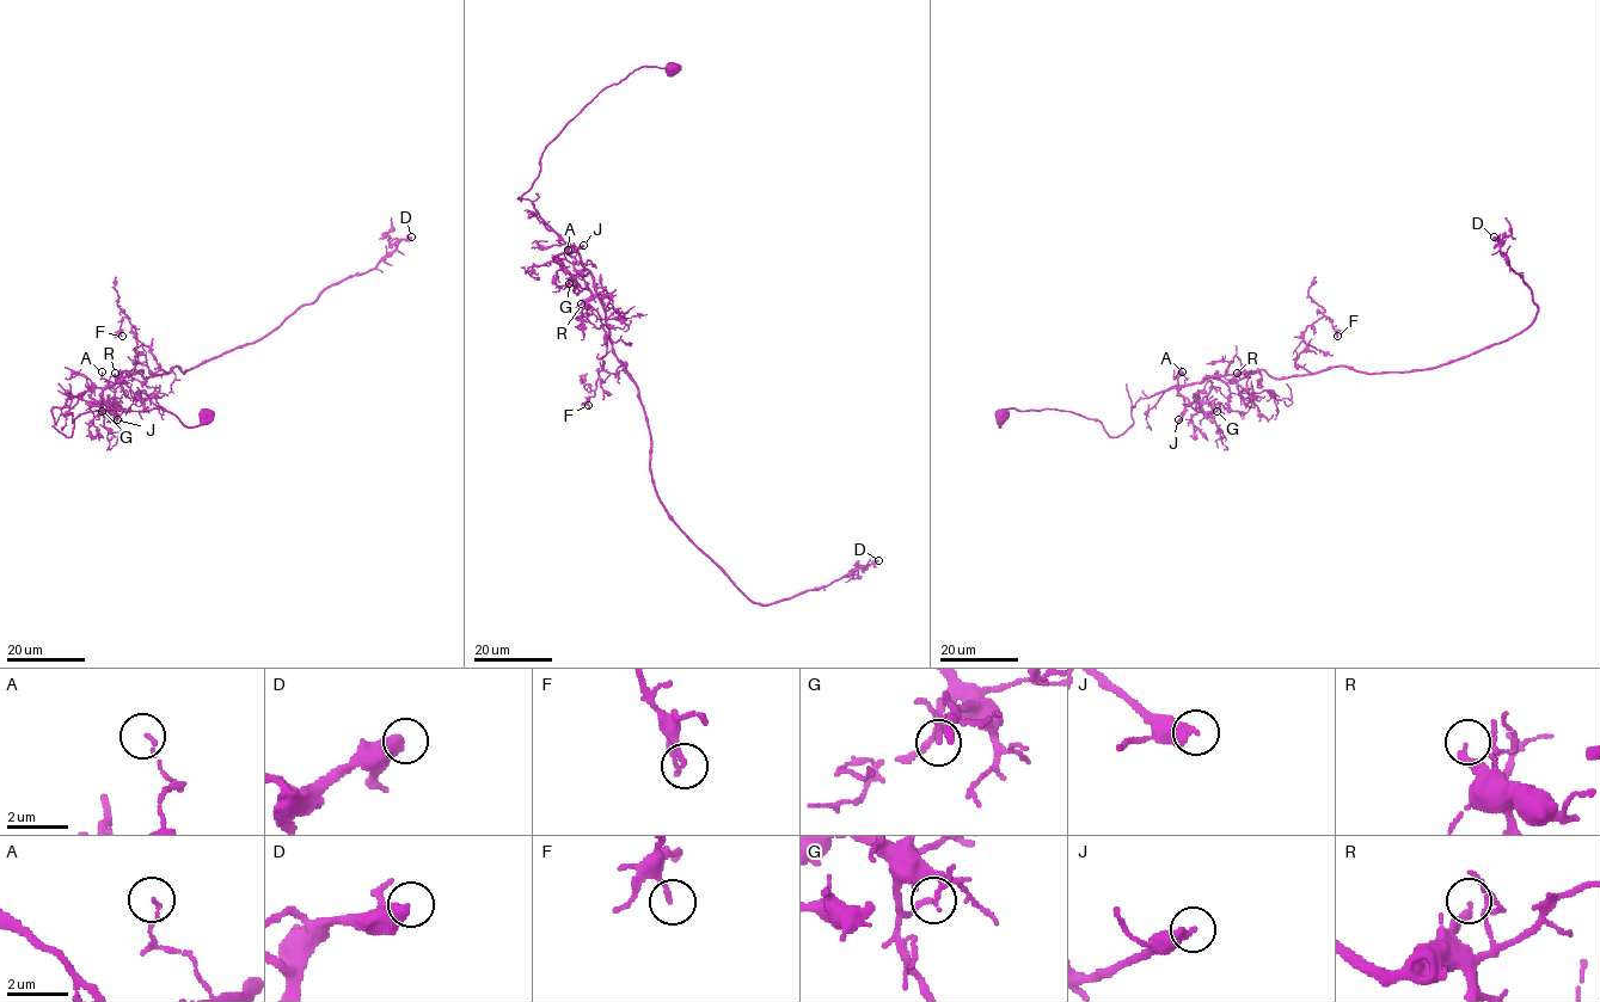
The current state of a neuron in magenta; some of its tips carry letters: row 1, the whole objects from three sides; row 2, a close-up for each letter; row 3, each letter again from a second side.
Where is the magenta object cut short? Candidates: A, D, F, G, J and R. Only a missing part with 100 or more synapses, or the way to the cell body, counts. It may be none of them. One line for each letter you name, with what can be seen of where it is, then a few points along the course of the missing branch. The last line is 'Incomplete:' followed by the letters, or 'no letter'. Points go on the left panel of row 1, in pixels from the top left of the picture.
D: (411, 237)
Incomplete: D

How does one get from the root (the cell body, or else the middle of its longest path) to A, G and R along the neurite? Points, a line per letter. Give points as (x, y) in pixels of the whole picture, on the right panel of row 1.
A: (1001, 418), (999, 426), (1010, 409), (1071, 411), (1116, 437), (1133, 424), (1140, 398), (1181, 387), (1182, 372)
G: (1001, 418), (999, 426), (1010, 409), (1071, 411), (1116, 437), (1140, 398), (1172, 387), (1185, 405), (1217, 411)
R: (1001, 418), (999, 426), (1010, 409), (1071, 411), (1116, 437), (1133, 424), (1140, 398), (1237, 373)

